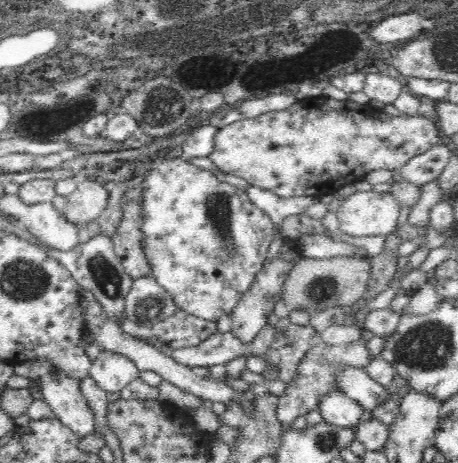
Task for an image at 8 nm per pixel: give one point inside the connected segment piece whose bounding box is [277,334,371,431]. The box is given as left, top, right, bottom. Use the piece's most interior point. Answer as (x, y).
(316, 377)

